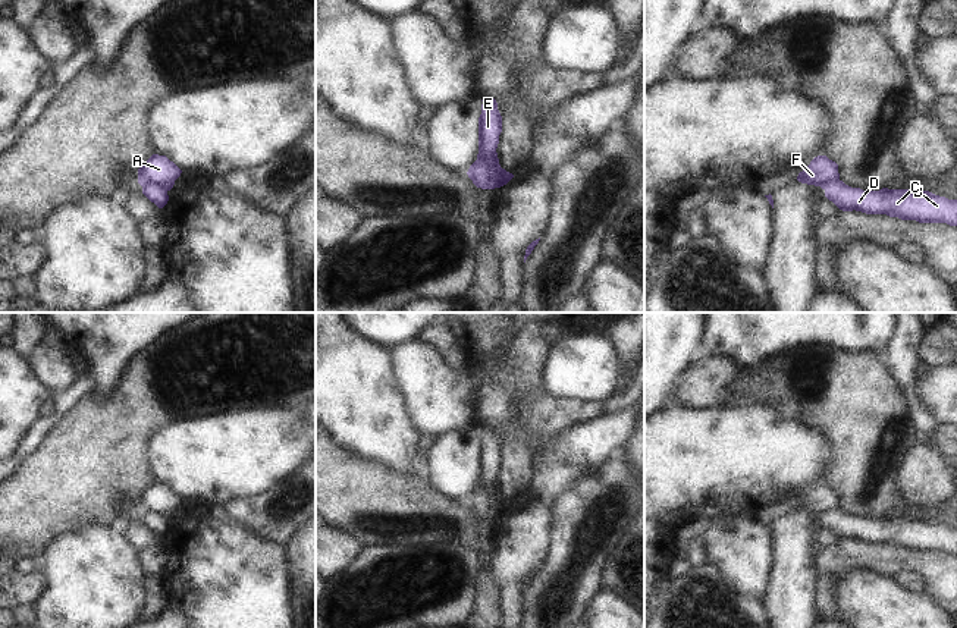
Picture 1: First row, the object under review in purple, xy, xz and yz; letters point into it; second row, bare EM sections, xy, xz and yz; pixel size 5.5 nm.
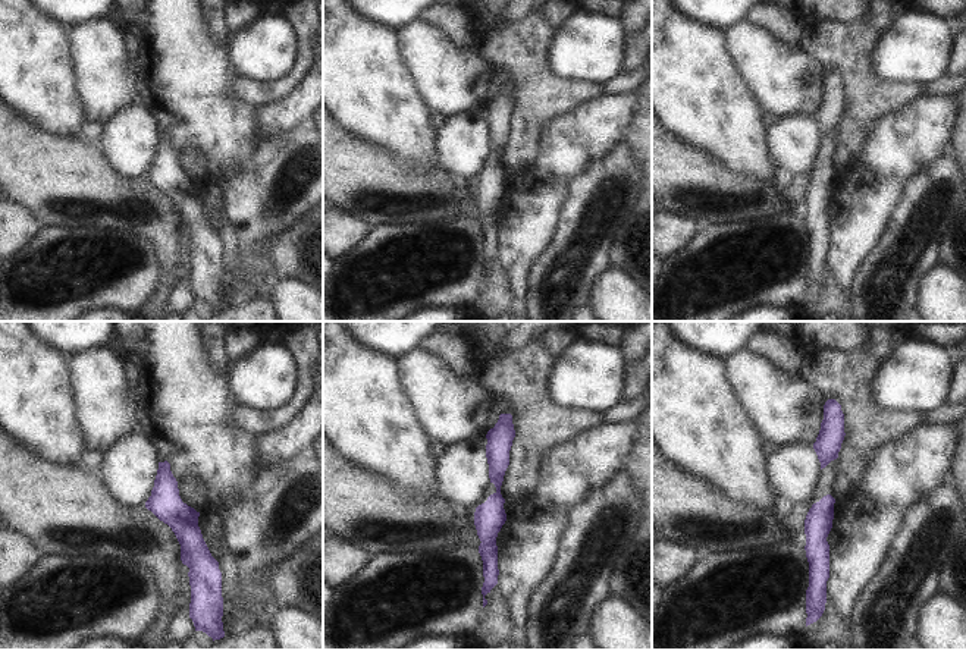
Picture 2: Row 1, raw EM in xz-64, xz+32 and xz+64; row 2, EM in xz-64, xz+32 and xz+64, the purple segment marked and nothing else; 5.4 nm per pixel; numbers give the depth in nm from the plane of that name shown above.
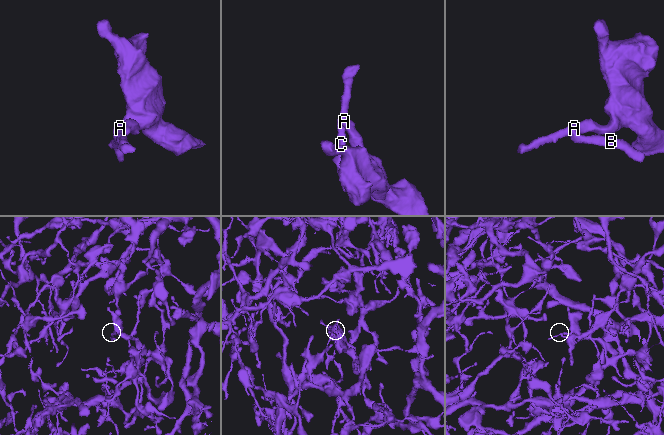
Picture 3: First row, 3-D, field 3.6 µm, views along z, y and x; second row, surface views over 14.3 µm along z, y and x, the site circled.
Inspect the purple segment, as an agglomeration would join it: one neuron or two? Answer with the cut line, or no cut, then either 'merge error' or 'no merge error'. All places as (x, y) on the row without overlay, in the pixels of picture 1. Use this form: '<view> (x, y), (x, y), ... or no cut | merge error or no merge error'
xz (468, 499), (486, 496), (493, 517) | merge error

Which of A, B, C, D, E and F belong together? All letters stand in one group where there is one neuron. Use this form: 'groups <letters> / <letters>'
groups A E F / B C D

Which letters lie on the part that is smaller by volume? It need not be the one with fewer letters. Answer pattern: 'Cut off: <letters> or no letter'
Cut off: B, C, D

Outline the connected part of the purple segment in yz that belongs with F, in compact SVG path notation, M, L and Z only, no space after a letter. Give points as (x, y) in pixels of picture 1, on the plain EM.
M818 484L798 502L797 509L826 518L831 511L840 509L838 493L826 484Z

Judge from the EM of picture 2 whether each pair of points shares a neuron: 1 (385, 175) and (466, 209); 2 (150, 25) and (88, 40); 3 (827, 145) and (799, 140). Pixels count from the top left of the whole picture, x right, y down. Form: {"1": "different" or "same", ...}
{"1": "same", "2": "different", "3": "different"}

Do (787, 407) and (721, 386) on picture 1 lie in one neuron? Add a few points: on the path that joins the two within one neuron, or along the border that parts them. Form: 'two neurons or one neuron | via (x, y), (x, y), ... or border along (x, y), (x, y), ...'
two neurons | border along (739, 366), (733, 383), (737, 402)

